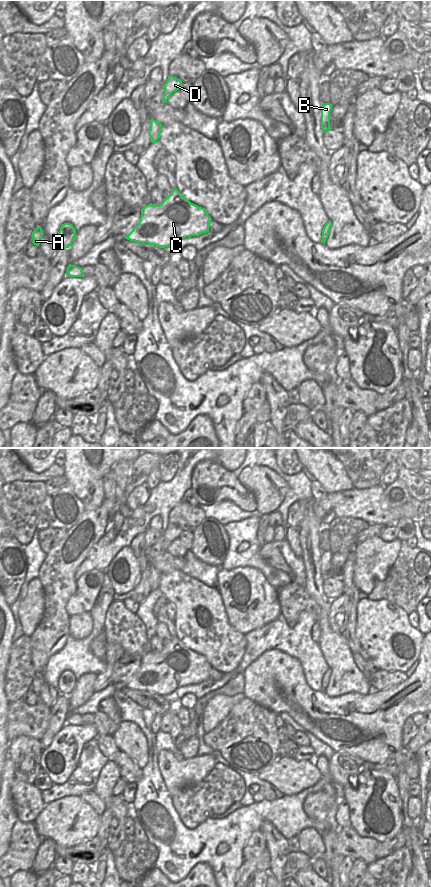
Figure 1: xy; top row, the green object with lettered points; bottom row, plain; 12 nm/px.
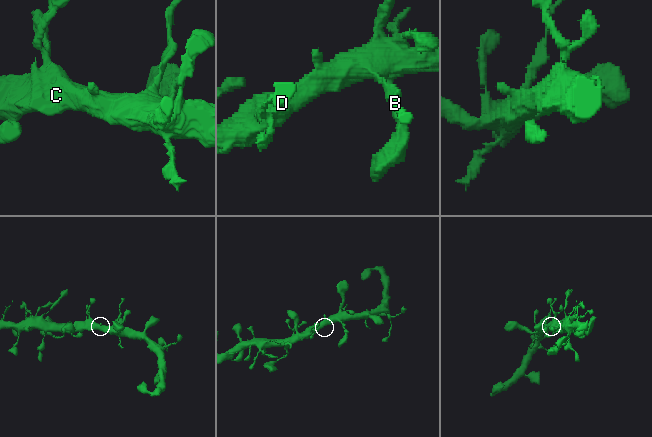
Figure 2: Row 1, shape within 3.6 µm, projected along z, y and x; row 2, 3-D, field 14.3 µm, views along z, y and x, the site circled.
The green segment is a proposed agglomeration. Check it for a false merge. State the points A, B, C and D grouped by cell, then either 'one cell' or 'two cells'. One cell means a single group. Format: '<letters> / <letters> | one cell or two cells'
A B C D | one cell

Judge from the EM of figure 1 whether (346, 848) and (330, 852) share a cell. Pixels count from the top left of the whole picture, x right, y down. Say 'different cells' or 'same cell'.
different cells

